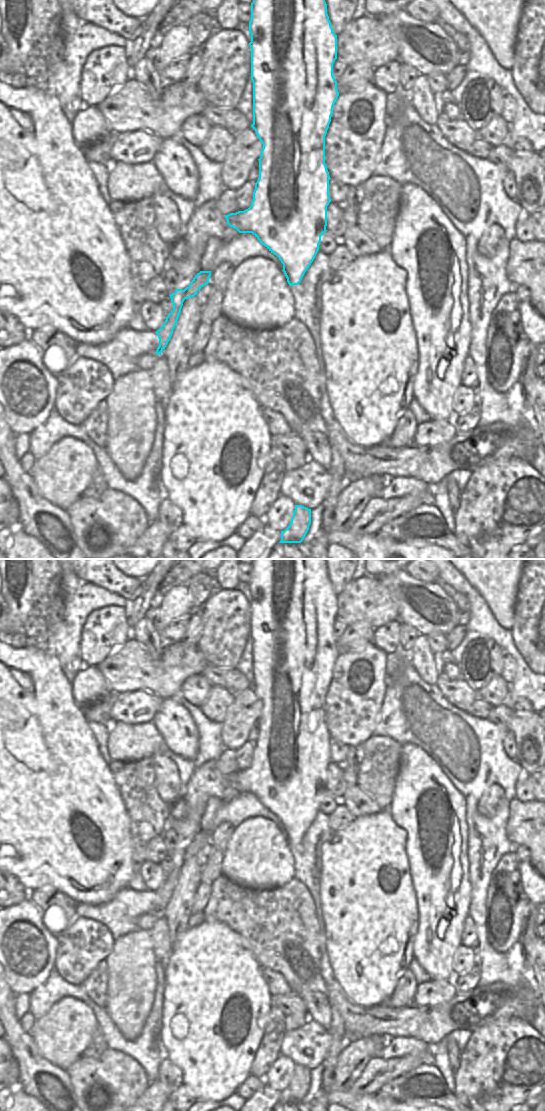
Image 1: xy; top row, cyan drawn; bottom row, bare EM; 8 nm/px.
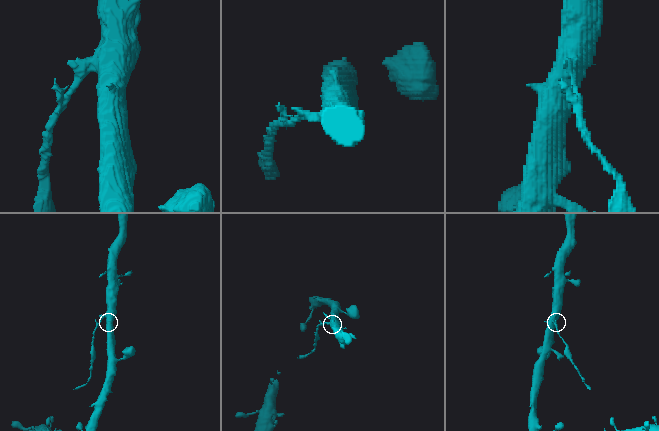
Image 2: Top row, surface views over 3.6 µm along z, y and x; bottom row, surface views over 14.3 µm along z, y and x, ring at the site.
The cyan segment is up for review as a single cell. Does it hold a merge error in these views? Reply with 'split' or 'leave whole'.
split

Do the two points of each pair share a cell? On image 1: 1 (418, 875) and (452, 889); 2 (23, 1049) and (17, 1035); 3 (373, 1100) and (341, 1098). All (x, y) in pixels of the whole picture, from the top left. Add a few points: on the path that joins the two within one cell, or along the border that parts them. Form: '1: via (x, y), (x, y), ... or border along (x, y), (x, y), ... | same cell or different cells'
1: via (426, 875), (435, 875), (444, 884) | same cell
2: via (22, 1046), (17, 1038) | same cell
3: via (365, 1100), (349, 1100) | same cell

